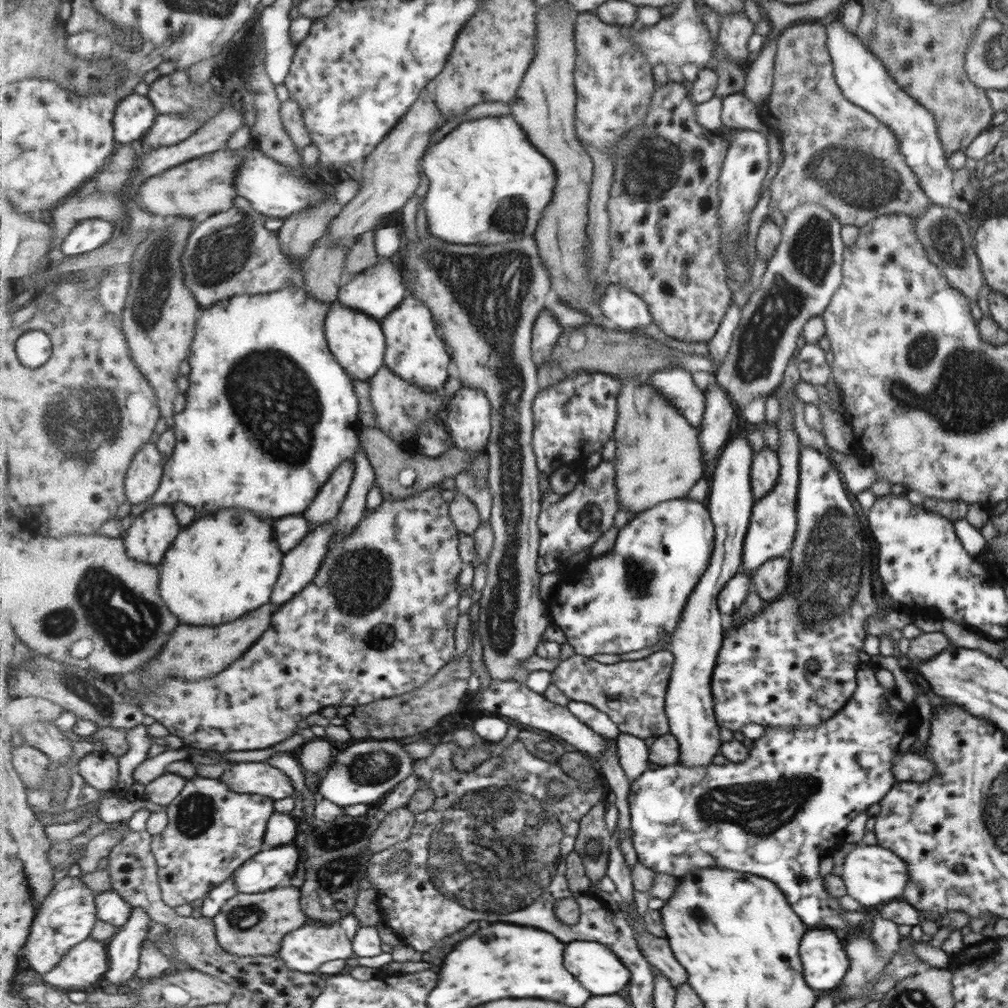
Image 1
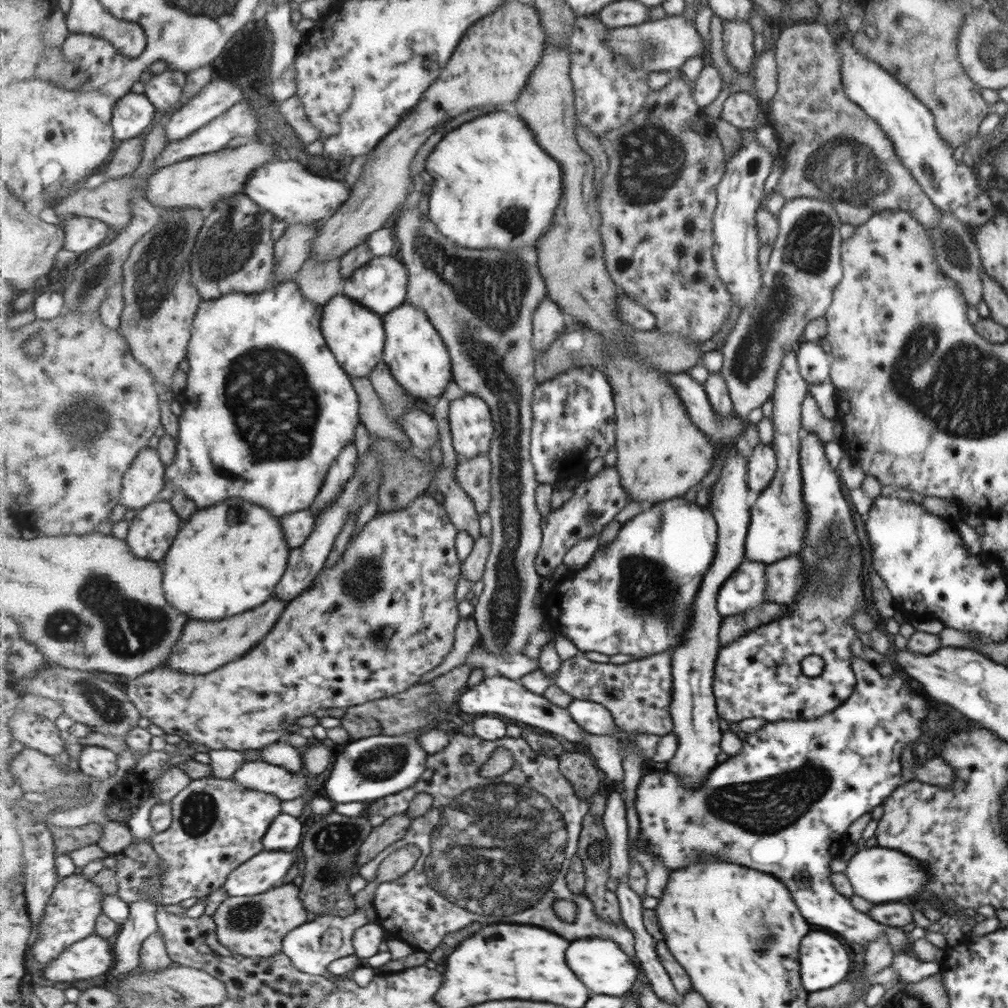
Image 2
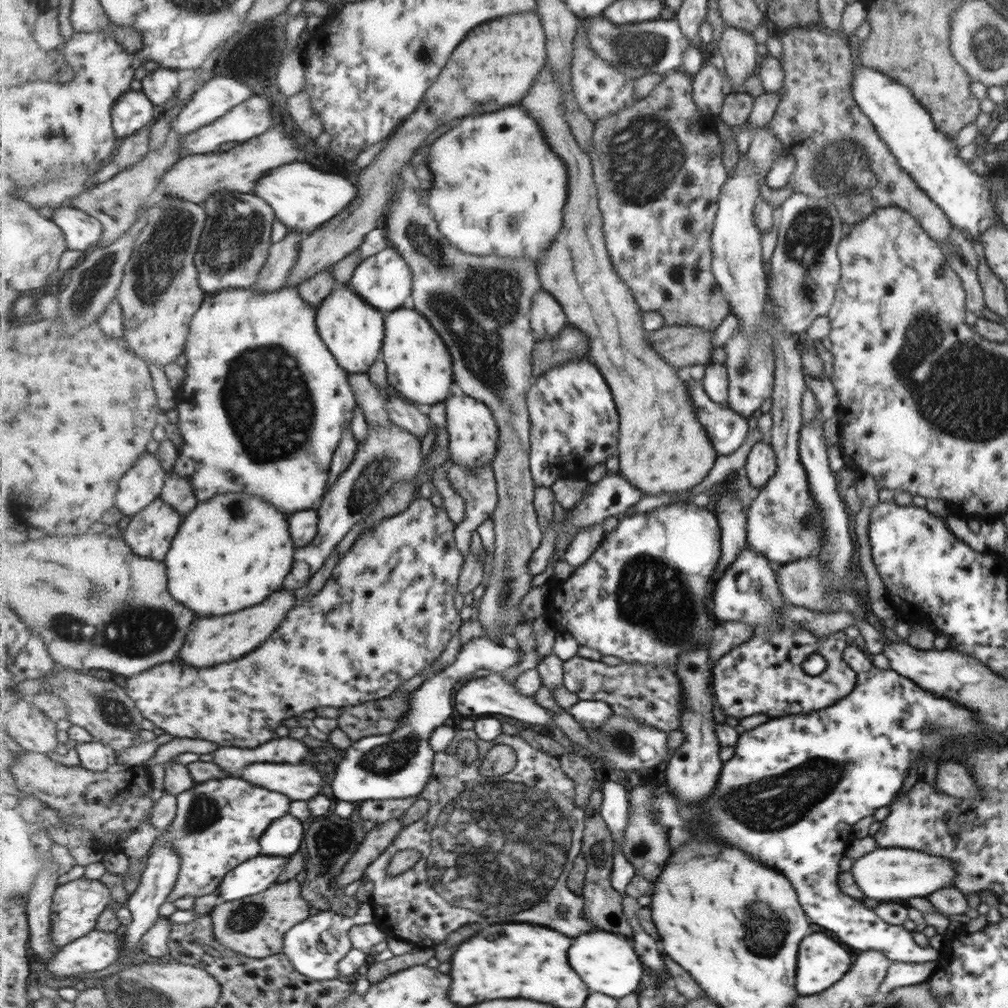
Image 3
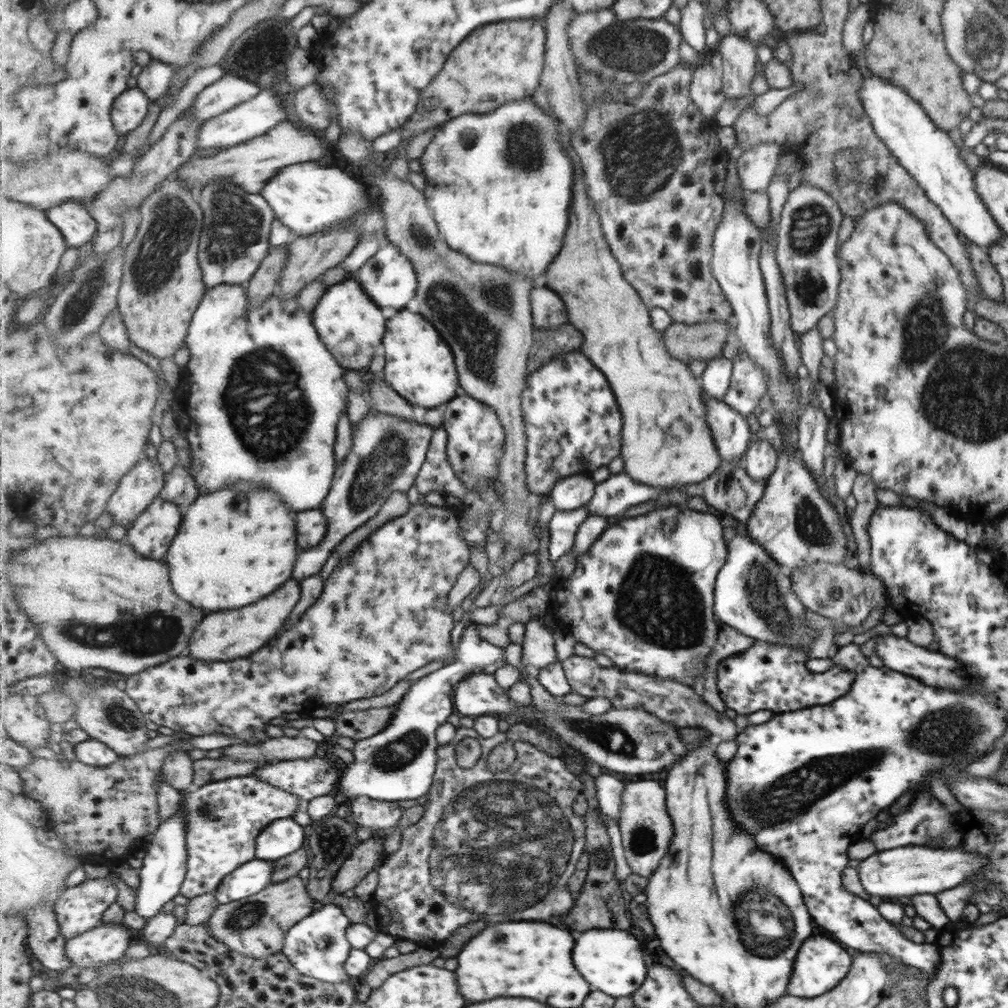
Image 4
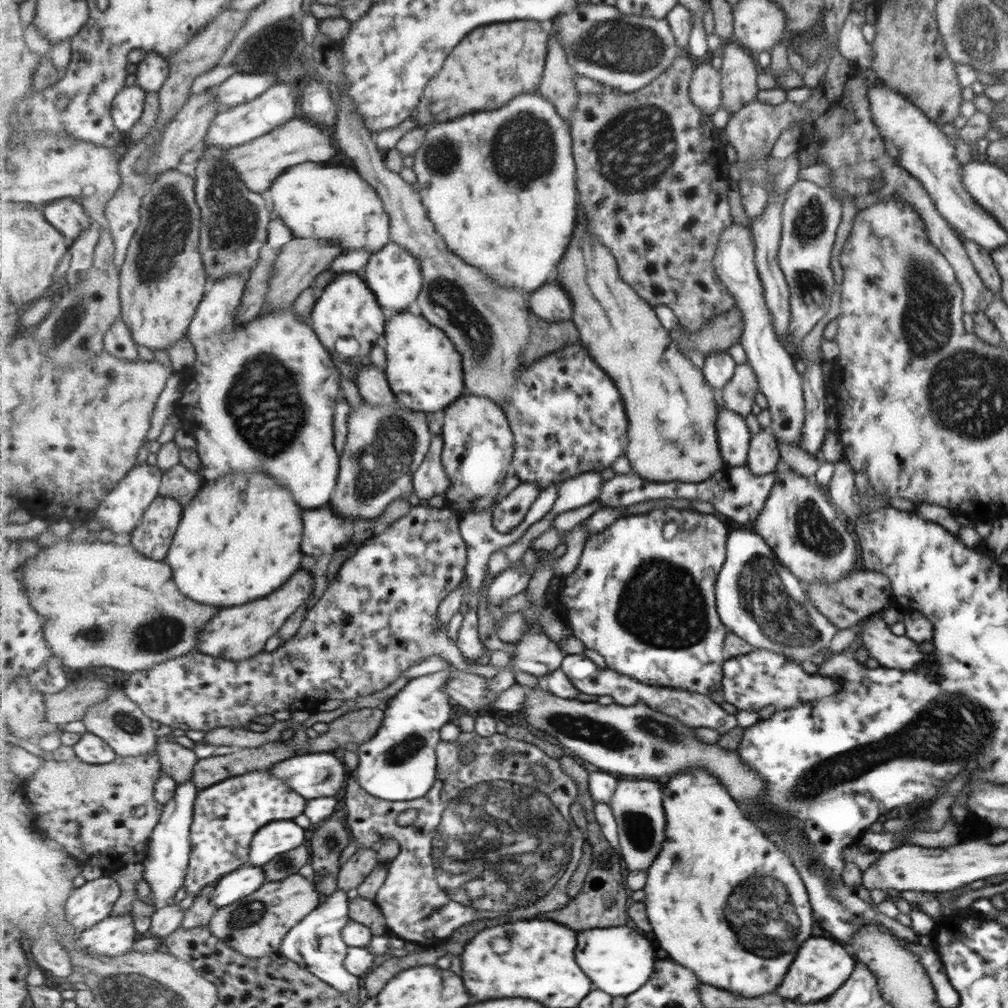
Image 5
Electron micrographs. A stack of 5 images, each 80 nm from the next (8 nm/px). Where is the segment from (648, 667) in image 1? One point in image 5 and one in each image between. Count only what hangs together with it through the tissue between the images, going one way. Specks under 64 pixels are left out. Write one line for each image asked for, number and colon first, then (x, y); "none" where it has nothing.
2: (638, 693)
3: (651, 694)
4: (682, 706)
5: (697, 710)

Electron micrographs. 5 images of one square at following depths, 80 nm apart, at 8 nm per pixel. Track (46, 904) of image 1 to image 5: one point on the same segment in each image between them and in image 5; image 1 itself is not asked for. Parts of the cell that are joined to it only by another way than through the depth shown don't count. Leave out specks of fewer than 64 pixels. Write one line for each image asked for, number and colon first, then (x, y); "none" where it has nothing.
2: (71, 916)
3: (77, 907)
4: (81, 908)
5: (94, 901)

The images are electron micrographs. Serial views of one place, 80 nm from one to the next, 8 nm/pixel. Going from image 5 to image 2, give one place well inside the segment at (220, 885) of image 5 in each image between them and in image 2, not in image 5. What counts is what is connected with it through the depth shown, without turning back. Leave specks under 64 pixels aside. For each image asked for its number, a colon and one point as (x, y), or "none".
2: (266, 870)
3: (261, 873)
4: (254, 876)

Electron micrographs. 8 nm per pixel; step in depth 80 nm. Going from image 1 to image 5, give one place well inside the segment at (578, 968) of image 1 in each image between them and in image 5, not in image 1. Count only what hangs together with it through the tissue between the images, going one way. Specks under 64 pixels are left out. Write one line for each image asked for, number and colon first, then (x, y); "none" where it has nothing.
2: (603, 964)
3: (609, 963)
4: (613, 961)
5: (621, 960)

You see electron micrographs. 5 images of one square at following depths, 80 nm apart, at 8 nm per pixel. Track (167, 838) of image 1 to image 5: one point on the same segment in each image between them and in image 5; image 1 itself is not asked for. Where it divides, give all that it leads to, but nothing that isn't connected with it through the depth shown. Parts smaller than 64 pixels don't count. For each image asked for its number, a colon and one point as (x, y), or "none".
2: (218, 824)
3: (219, 824)
4: (225, 817)
5: (227, 815)

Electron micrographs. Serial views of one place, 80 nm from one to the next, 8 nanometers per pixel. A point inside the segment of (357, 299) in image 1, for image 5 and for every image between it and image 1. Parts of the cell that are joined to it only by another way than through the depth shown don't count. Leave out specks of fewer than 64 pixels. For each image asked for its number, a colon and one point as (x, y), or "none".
2: (381, 285)
3: (385, 280)
4: (389, 277)
5: (395, 274)

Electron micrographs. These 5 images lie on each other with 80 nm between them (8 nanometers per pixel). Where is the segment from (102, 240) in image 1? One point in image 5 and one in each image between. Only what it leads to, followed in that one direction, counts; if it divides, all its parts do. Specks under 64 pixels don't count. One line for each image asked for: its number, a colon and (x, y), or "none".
2: (83, 233)
3: (82, 231)
4: (76, 222)
5: (68, 215)

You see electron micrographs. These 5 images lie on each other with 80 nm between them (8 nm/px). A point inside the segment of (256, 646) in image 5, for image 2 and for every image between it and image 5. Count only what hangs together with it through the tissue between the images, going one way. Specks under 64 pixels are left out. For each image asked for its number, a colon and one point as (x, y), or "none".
2: (205, 646)
3: (216, 640)
4: (224, 636)

